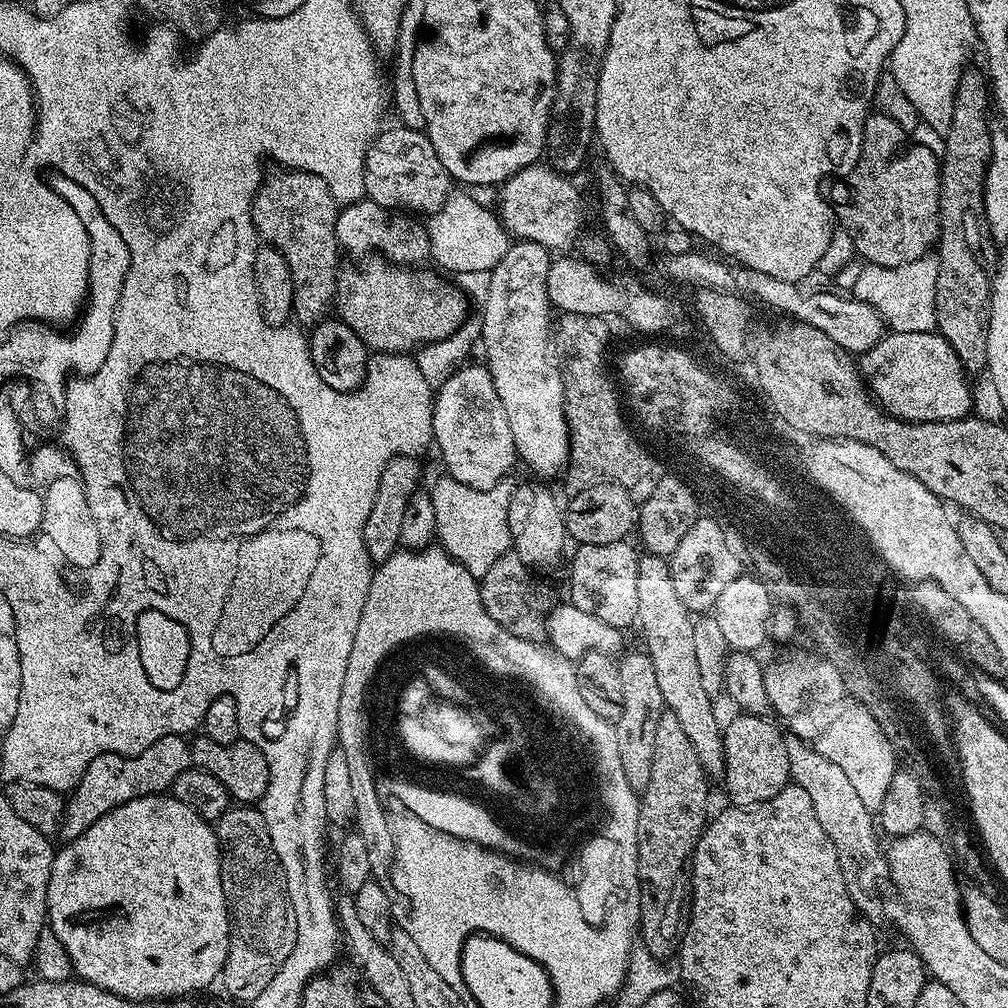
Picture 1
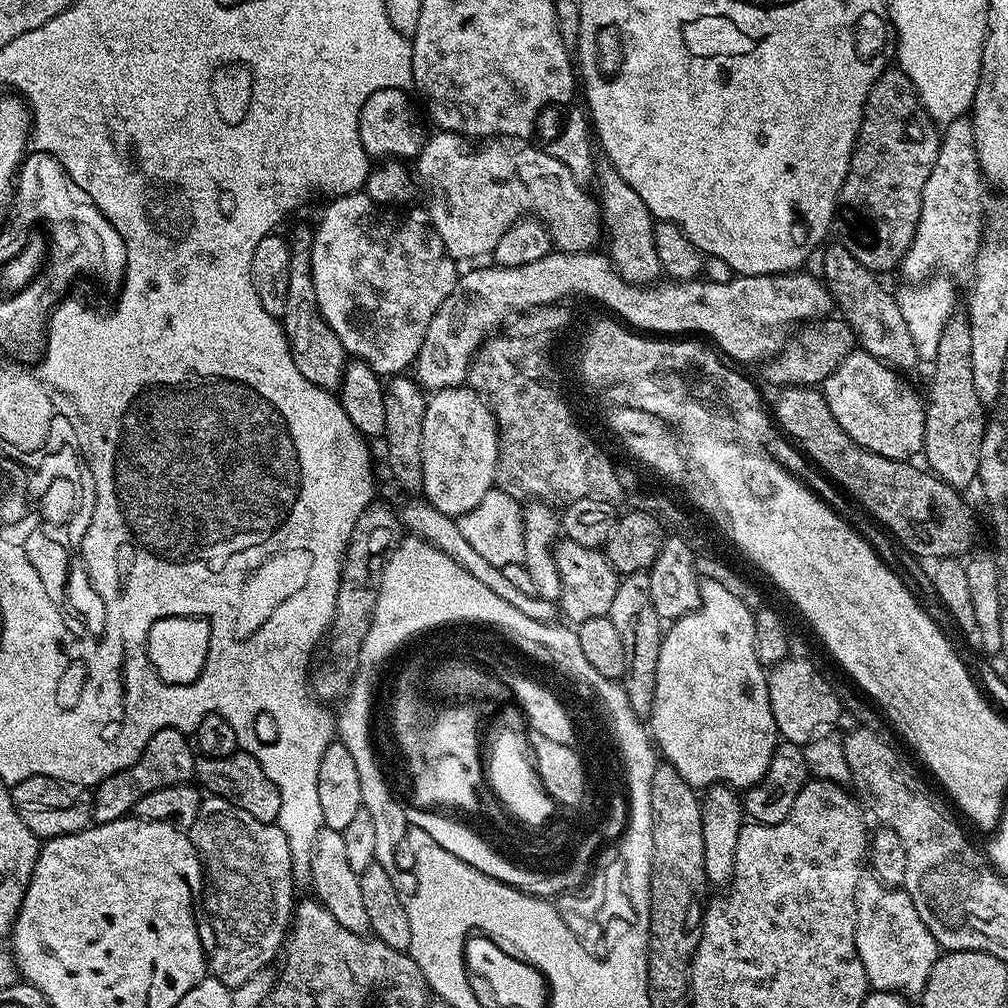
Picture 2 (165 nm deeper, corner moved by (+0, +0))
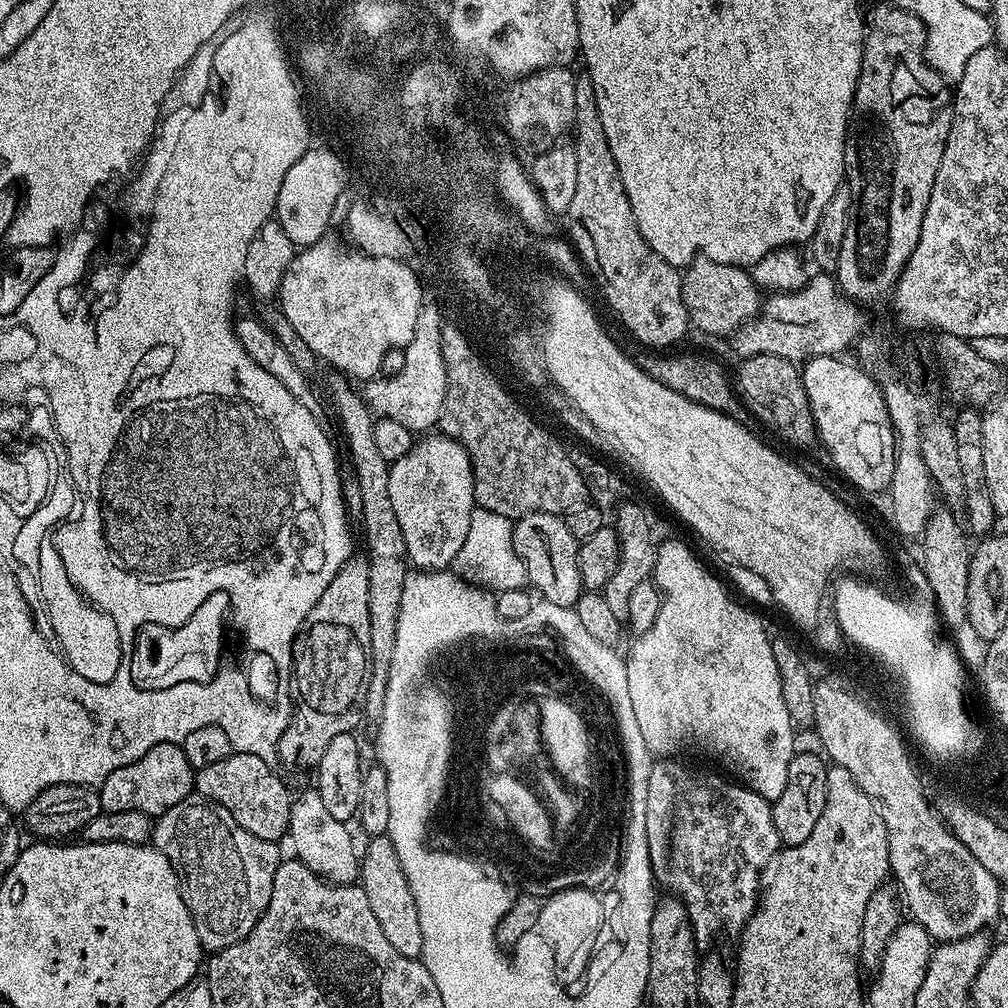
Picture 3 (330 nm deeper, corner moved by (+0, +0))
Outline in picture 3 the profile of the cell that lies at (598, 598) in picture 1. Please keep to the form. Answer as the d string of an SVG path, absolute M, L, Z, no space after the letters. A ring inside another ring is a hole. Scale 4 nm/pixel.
M532 512L529 516L521 516L511 525L510 538L514 542L514 552L518 558L522 558L522 566L526 566L528 584L537 593L540 591L543 599L558 606L573 607L576 599L582 595L578 566L580 545L576 536L570 534L563 515Z

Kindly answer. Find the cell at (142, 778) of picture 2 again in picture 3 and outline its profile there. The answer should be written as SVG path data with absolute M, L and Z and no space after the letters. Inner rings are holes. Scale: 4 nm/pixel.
M159 744L146 750L138 762L130 762L130 766L118 766L114 774L106 774L98 791L105 812L138 810L155 818L170 810L170 806L178 806L178 802L193 795L195 782L195 771L190 762L186 762L183 747L180 744Z

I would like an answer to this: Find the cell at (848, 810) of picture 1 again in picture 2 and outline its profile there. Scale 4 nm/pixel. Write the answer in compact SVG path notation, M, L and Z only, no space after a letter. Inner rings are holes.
M875 875L863 877L856 891L856 949L858 958L862 958L862 966L866 970L869 985L878 992L899 992L909 998L919 997L926 986L926 978L930 978L930 970L934 970L934 962L942 954L934 934L918 918L918 910L914 910L914 902L907 892L900 888L890 888Z

